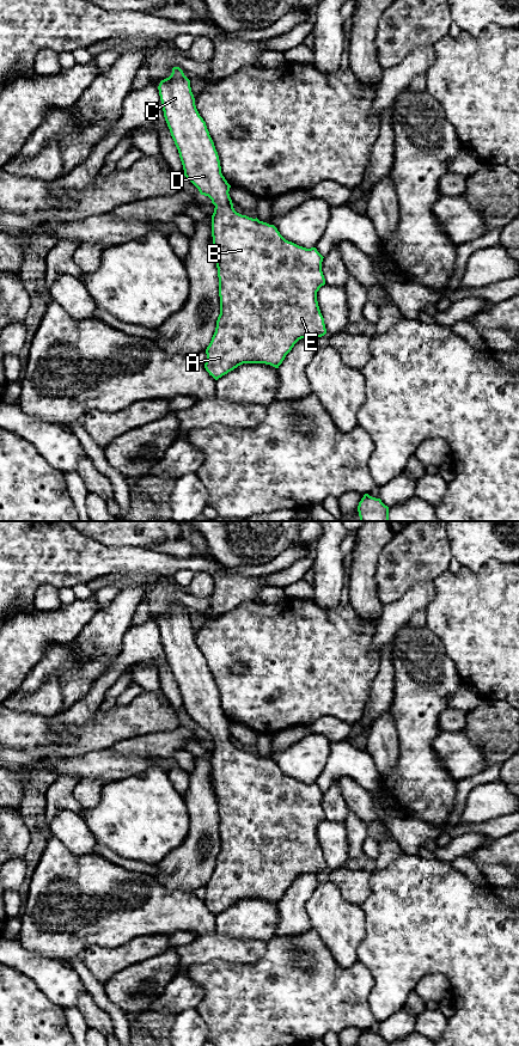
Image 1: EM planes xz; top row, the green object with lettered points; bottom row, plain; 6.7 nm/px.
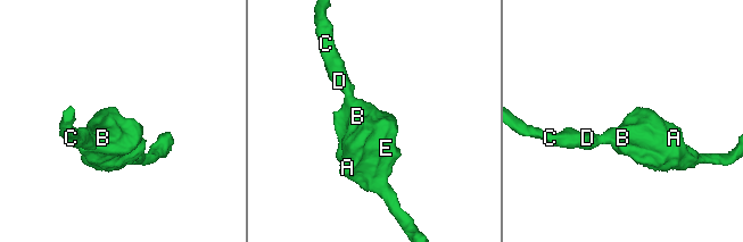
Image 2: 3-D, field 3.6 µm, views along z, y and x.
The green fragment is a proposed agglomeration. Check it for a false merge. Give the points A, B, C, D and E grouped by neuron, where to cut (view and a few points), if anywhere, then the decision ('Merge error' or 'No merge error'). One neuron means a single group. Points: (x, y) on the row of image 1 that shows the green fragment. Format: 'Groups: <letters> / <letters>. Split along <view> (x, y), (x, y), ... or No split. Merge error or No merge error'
Groups: A B C D E. No split. No merge error

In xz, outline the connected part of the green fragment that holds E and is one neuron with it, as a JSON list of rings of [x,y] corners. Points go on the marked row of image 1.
[[[173,67],[171,75],[160,81],[158,90],[164,117],[178,149],[184,176],[199,189],[201,195],[208,196],[215,206],[212,215],[212,237],[219,277],[220,314],[215,332],[206,349],[204,368],[215,380],[243,363],[265,363],[279,368],[299,340],[309,336],[318,338],[326,334],[317,301],[317,292],[325,285],[322,271],[324,257],[316,247],[306,249],[286,240],[274,225],[234,210],[228,194],[231,185],[221,173],[218,152],[206,122],[196,109],[190,80],[183,71]]]

